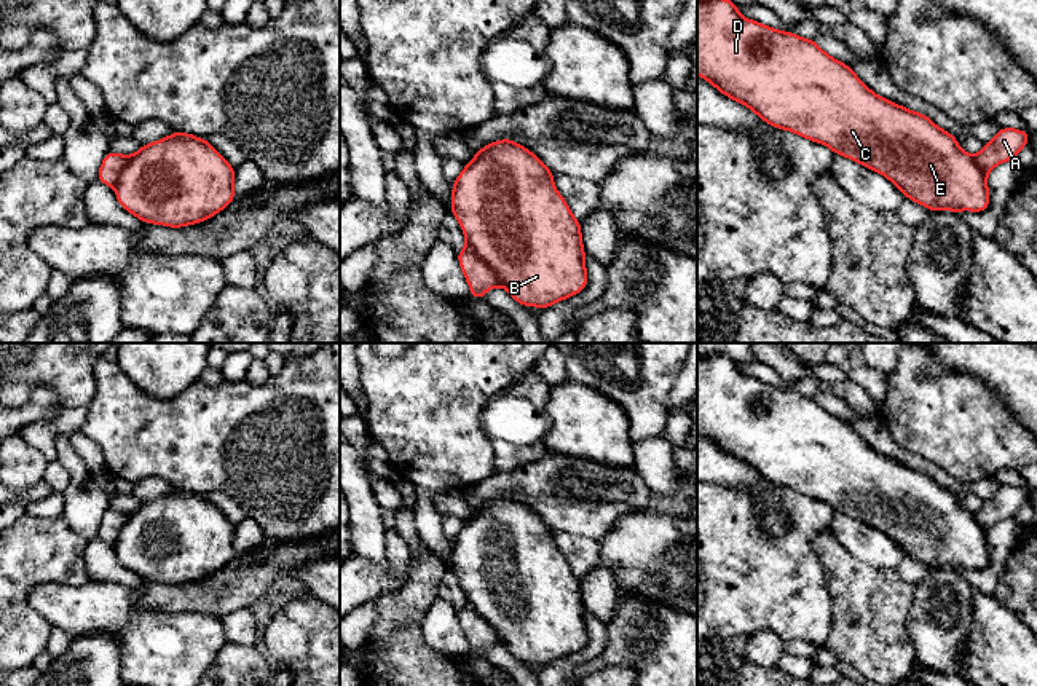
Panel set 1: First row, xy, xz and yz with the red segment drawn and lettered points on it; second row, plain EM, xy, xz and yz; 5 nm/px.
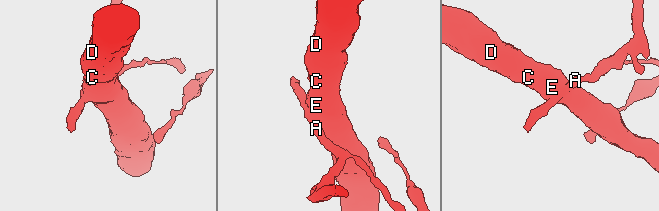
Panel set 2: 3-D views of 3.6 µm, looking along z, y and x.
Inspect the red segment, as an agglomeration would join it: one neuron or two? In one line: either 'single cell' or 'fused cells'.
fused cells

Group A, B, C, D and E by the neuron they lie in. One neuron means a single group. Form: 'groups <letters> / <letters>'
groups A / B C D E

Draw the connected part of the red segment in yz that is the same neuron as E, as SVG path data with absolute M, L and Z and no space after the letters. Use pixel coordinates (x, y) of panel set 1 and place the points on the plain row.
M697 353L697 432L726 455L748 464L767 482L823 501L834 512L882 531L908 557L932 570L984 570L989 565L988 530L976 522L975 514L959 504L951 490L938 485L927 472L908 467L873 450L850 423L828 413L814 397L745 377L739 370L739 364L726 354L702 356Z

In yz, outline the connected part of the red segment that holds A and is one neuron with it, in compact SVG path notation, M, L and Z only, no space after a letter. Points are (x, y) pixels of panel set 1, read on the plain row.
M1000 485L996 495L983 503L975 518L984 530L989 530L997 522L1015 517L1019 507L1029 501L1029 496L1031 490Z

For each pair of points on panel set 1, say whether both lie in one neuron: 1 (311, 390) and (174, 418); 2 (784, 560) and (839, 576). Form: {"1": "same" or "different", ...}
{"1": "same", "2": "different"}

